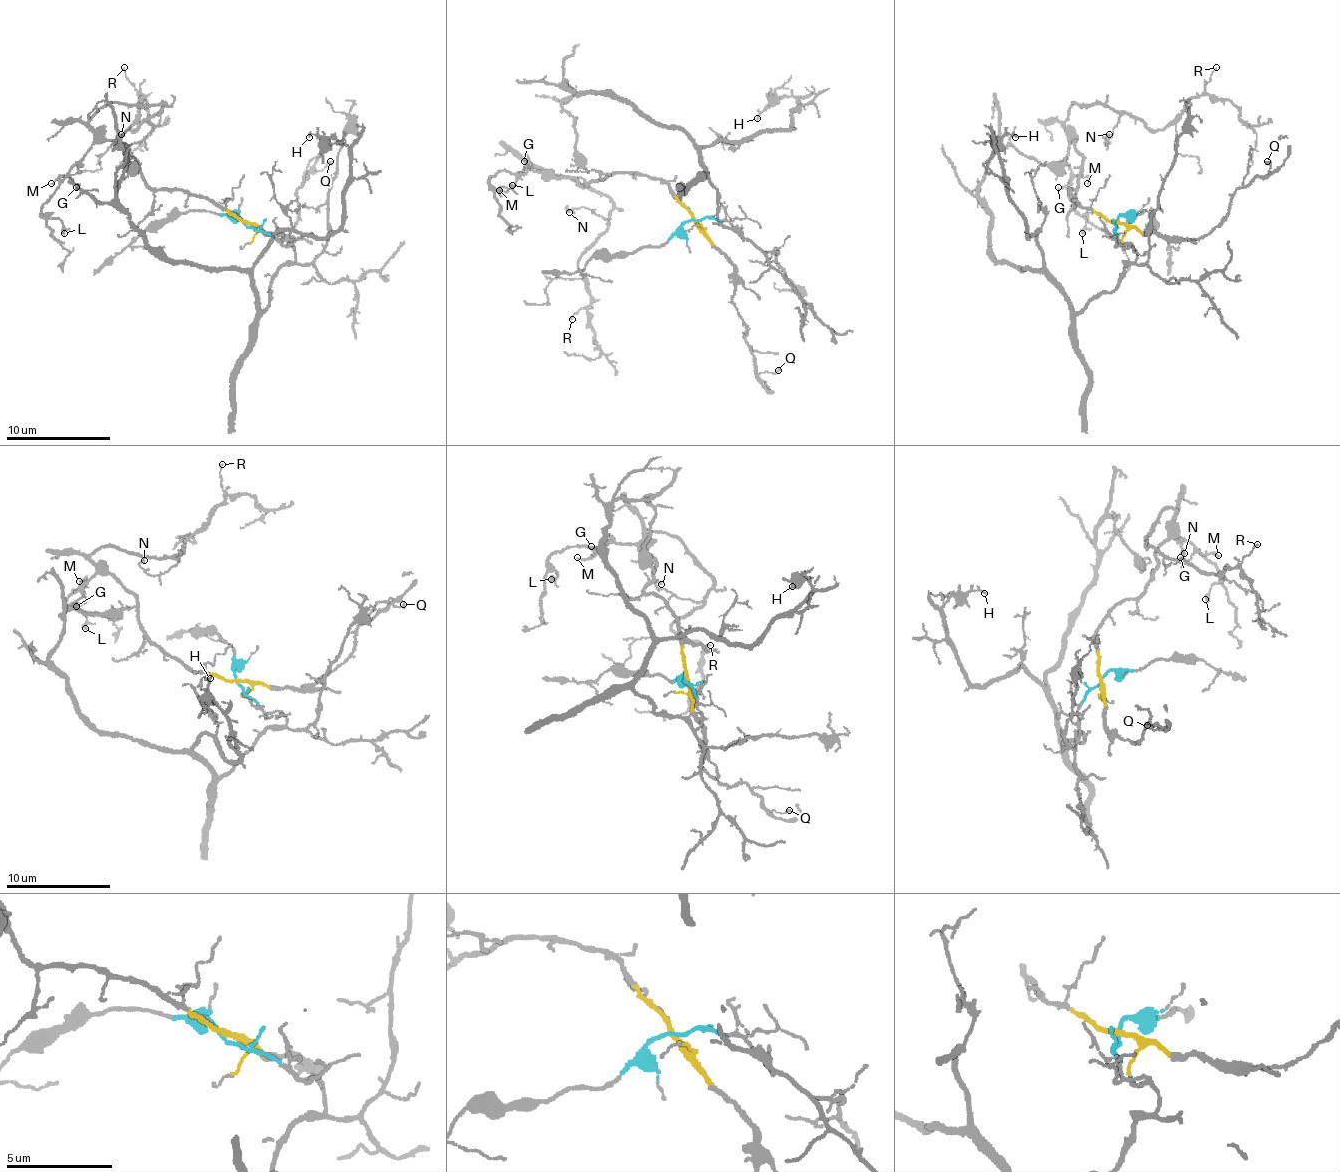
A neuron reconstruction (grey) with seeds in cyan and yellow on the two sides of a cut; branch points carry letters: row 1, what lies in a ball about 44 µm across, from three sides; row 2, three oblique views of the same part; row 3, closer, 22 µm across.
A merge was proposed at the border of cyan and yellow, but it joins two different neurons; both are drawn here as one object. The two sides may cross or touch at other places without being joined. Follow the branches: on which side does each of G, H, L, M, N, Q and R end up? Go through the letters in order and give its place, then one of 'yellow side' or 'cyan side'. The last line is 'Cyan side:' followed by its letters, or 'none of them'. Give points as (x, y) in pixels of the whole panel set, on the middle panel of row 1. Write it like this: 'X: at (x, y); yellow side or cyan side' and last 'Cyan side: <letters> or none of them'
G: at (524, 161); yellow side
H: at (757, 118); cyan side
L: at (512, 185); yellow side
M: at (499, 190); yellow side
N: at (569, 212); yellow side
Q: at (778, 370); yellow side
R: at (572, 319); yellow side
Cyan side: H

